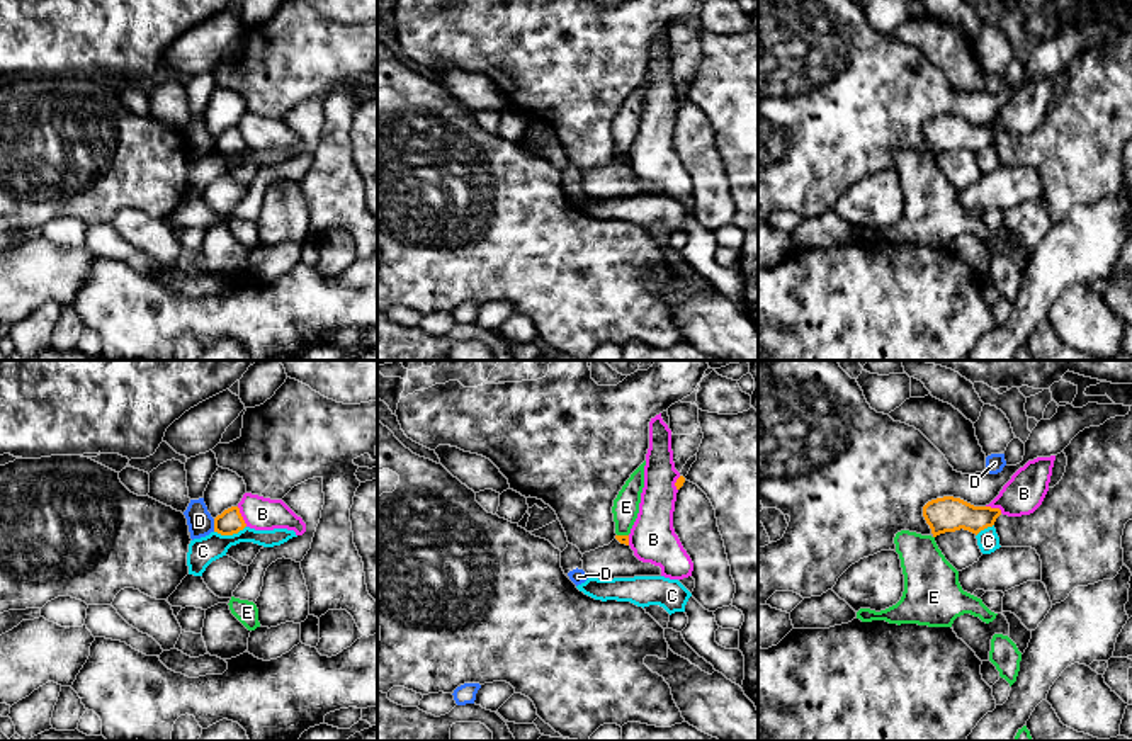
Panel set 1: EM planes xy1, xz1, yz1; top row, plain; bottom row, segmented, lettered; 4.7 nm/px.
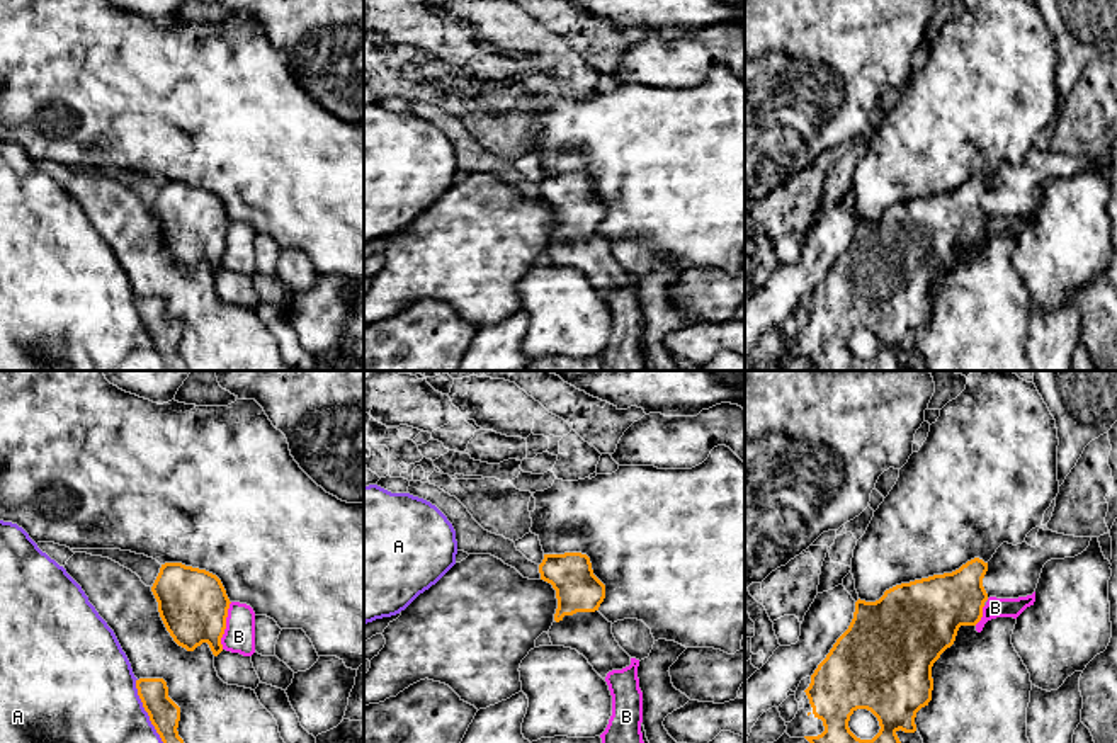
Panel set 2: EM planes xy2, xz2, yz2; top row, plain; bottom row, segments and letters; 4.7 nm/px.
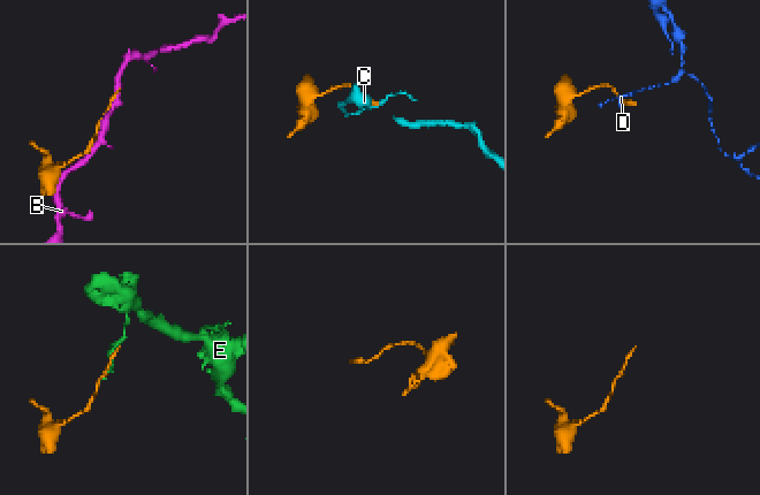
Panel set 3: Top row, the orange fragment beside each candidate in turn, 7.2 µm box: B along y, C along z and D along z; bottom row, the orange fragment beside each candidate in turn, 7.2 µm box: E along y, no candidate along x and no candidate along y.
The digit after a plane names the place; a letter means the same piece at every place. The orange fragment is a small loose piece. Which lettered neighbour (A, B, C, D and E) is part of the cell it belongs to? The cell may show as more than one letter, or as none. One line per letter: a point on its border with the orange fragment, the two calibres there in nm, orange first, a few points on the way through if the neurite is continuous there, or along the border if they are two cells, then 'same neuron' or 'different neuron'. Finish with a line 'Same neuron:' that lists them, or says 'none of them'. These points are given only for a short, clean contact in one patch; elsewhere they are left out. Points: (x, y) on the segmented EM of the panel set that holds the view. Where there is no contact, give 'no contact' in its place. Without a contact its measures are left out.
A: meets orange in xy2 at (145, 709); 150 nm thick on the orange side, 420 nm on the other; different neuron
B: meets orange in xy2 at (225, 626); 320 nm thick on the orange side, 150 nm on the other; different neuron
C: meets orange in xy1 at (230, 534); 120 nm thick on the orange side, 130 nm on the other; border along xy1 (245, 526), (232, 534), (215, 532); different neuron
D: meets orange in xy1 at (215, 526); 120 nm thick on the orange side, 120 nm on the other; border along xy1 (213, 519), (215, 531); different neuron
E: meets orange in xz1 at (622, 536); 50 nm thick on the orange side, 130 nm on the other; border along xz1 (617, 534), (628, 536); different neuron
Same neuron: none of them

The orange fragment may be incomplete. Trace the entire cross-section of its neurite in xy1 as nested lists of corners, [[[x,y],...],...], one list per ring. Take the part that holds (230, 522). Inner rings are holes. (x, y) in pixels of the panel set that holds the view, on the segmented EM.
[[[231,506],[214,518],[214,532],[218,532],[221,535],[238,534],[245,527],[246,527],[246,523],[245,523],[238,506]]]

